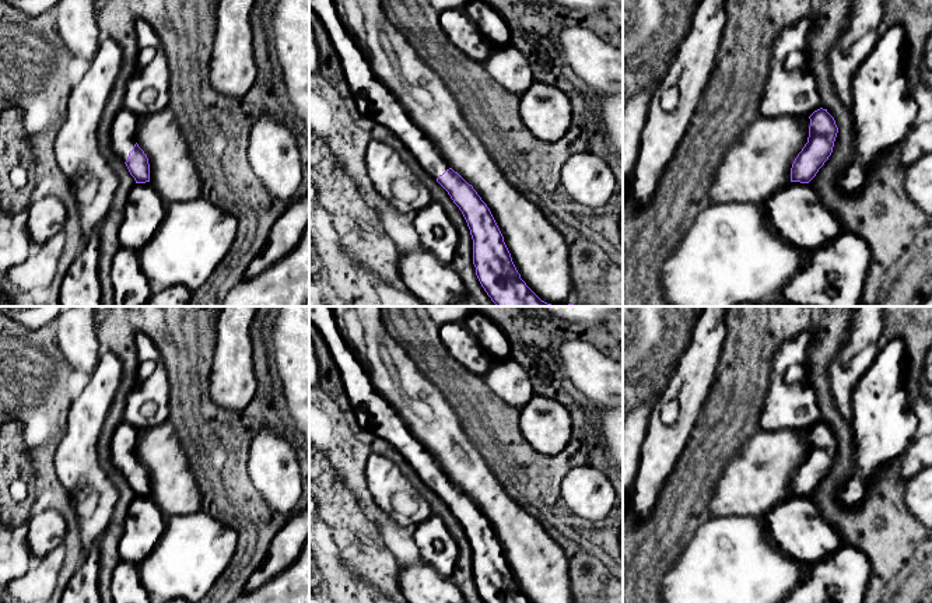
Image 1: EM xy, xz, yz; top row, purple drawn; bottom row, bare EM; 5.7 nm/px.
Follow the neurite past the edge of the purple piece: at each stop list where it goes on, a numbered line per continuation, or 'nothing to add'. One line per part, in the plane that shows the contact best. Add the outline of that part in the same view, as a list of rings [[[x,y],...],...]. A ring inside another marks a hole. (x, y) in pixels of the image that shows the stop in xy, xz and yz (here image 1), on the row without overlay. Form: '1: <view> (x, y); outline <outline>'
1: xy (125, 438); outline [[[122,423],[116,427],[111,442],[111,460],[123,476],[136,457],[136,446],[140,431],[130,424]]]

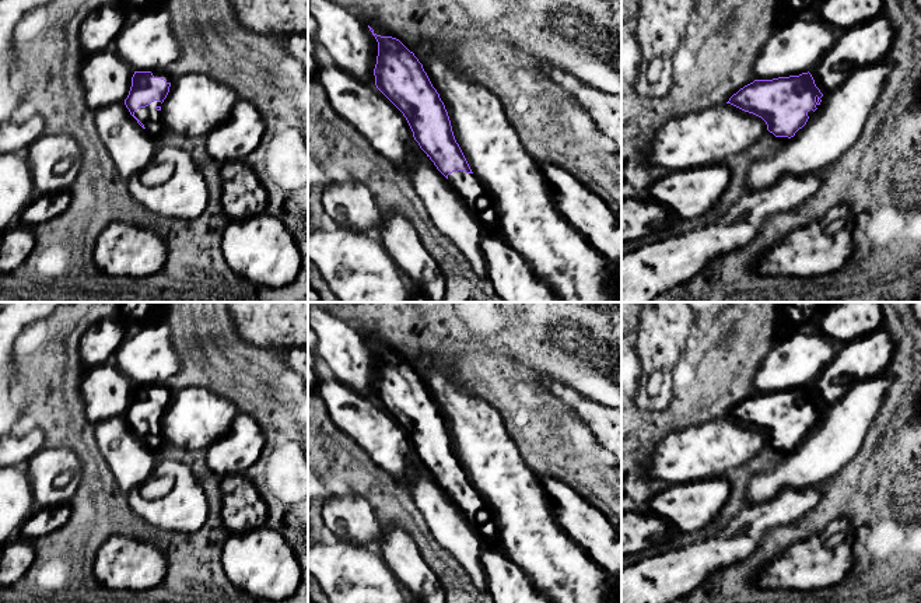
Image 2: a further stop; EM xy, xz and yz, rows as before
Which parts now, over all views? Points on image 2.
1: xy (149, 430); outline [[[158,414],[151,416],[146,421],[139,421],[134,425],[134,430],[144,438],[146,444],[153,449],[158,451],[164,444],[164,438],[161,435],[161,424],[157,424],[157,420],[162,417]]]

